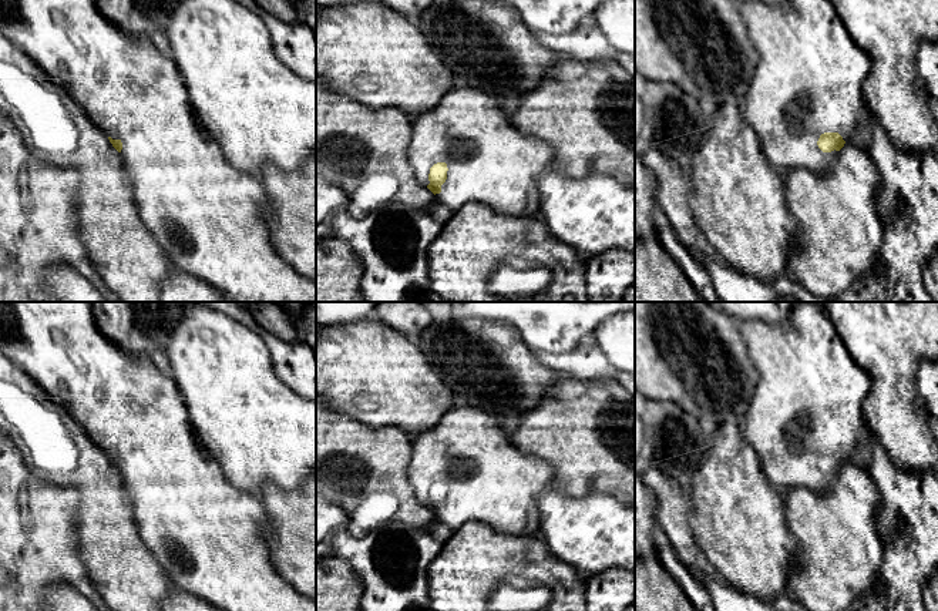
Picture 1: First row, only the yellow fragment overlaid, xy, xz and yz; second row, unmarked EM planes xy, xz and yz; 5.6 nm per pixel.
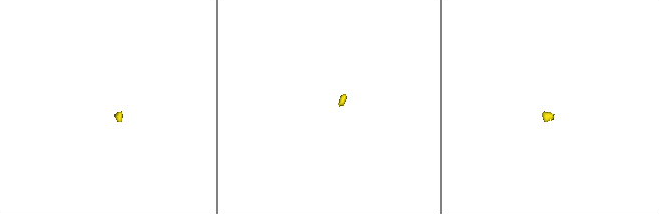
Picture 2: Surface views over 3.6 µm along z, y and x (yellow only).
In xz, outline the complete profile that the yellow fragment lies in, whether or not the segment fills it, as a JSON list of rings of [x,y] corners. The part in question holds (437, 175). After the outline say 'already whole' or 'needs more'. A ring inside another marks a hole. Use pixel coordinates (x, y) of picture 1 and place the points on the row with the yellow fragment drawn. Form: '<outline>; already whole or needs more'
[[[453,87],[433,110],[413,117],[407,155],[416,177],[436,195],[436,202],[454,212],[467,204],[481,204],[512,216],[538,216],[538,179],[554,167],[552,148],[538,138],[521,134],[502,110],[501,100],[477,87]]]; needs more

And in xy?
[[[0,0],[0,34],[24,51],[53,83],[63,87],[85,111],[88,120],[108,137],[112,147],[120,152],[124,172],[132,184],[139,215],[165,252],[171,266],[209,283],[222,293],[226,302],[316,302],[316,282],[288,263],[270,241],[270,228],[265,216],[269,202],[259,177],[236,169],[226,160],[219,144],[202,128],[184,78],[169,54],[147,38],[137,38],[122,31],[100,11],[95,0]]]; needs more

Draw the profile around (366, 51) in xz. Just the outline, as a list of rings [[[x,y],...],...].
[[[369,0],[316,14],[316,75],[330,91],[371,110],[399,108],[411,117],[433,110],[454,77],[413,19]]]

